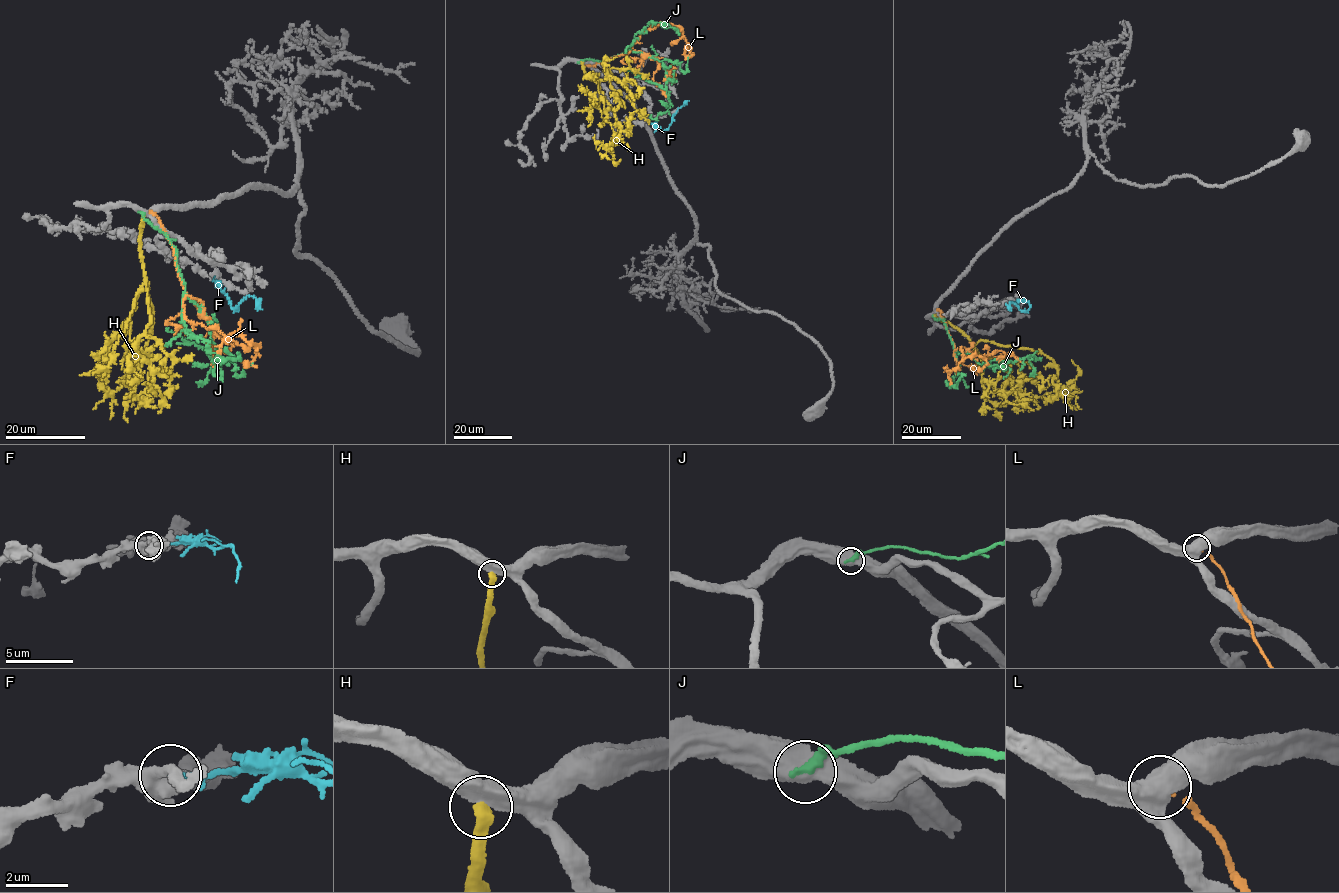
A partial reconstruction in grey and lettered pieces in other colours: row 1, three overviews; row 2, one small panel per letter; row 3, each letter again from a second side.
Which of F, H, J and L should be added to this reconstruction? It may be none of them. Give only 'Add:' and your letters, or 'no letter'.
Add: no letter

